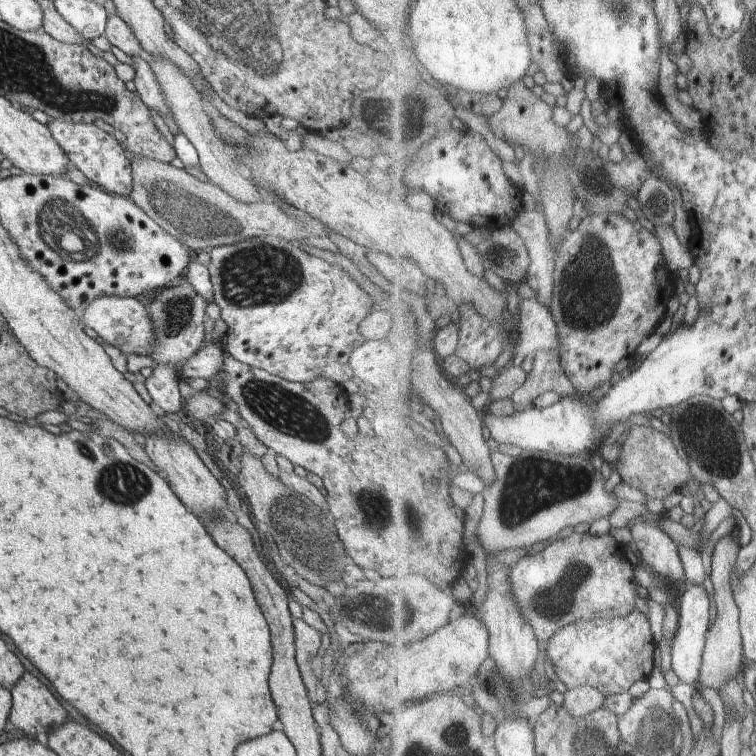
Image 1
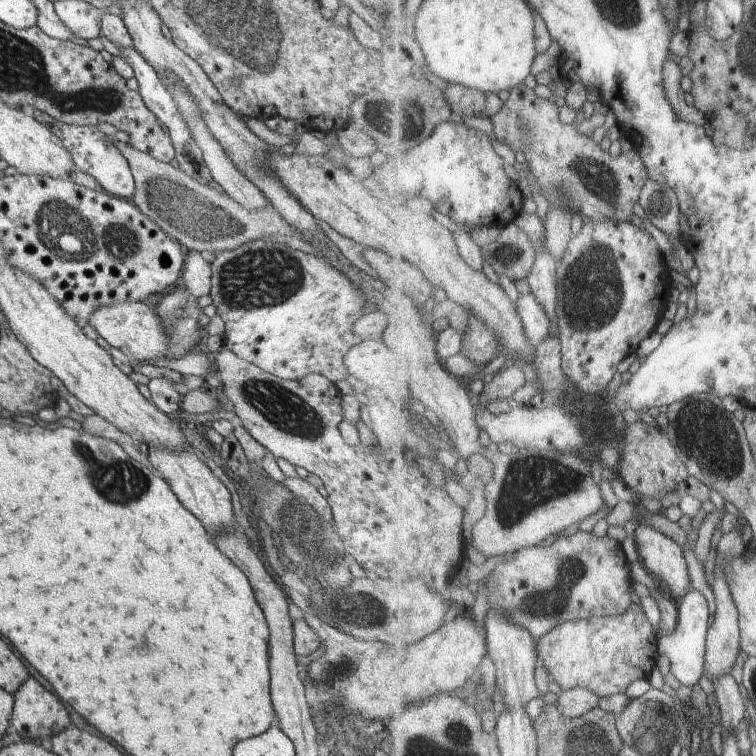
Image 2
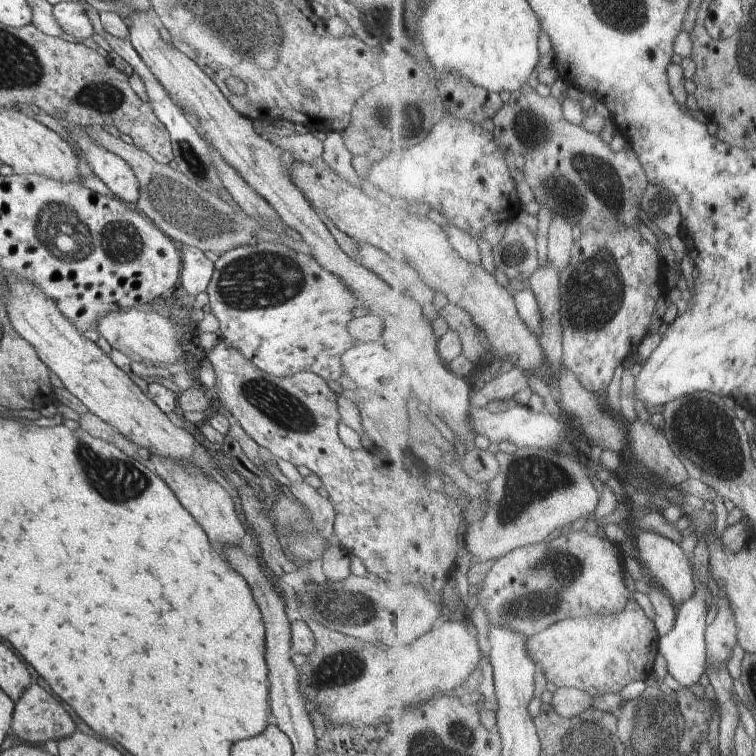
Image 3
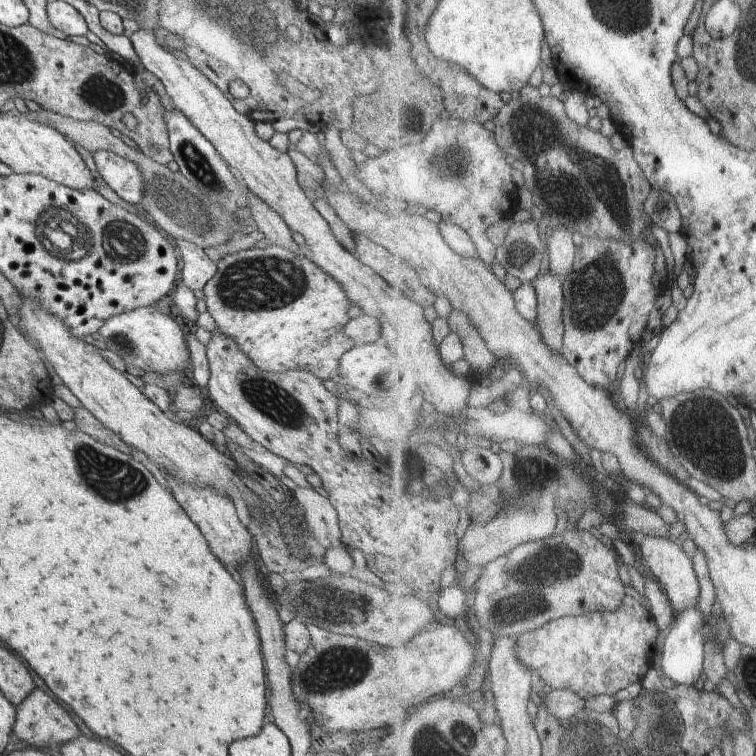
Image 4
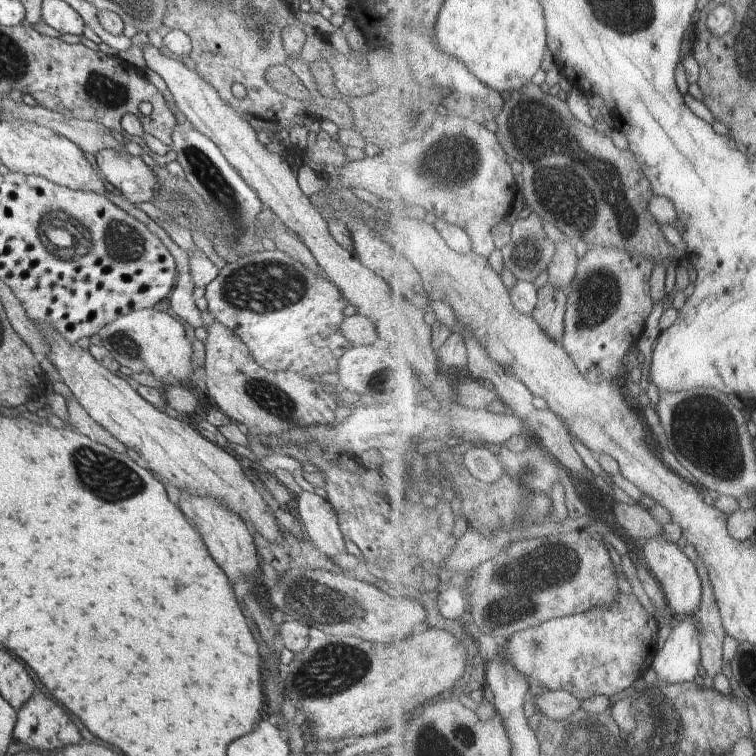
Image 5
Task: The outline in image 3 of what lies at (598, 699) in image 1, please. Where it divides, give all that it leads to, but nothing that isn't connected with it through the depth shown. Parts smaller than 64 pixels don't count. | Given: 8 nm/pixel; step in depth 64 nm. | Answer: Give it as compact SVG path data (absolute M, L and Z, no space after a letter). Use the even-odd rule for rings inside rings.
M576 687L553 688L551 703L566 718L574 718L594 707L596 697Z

